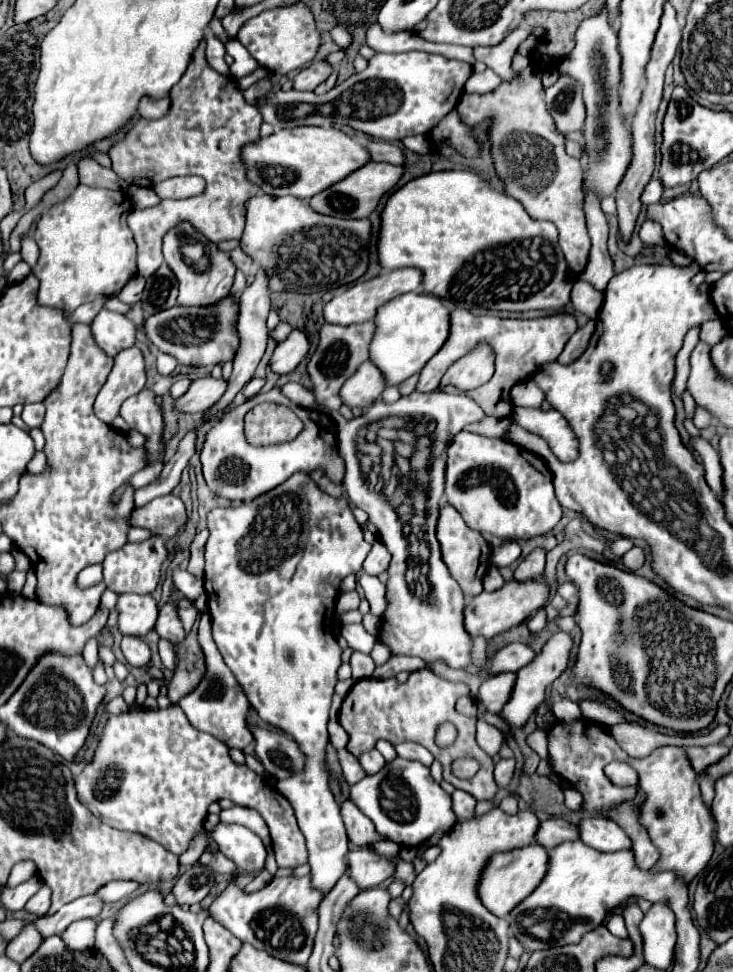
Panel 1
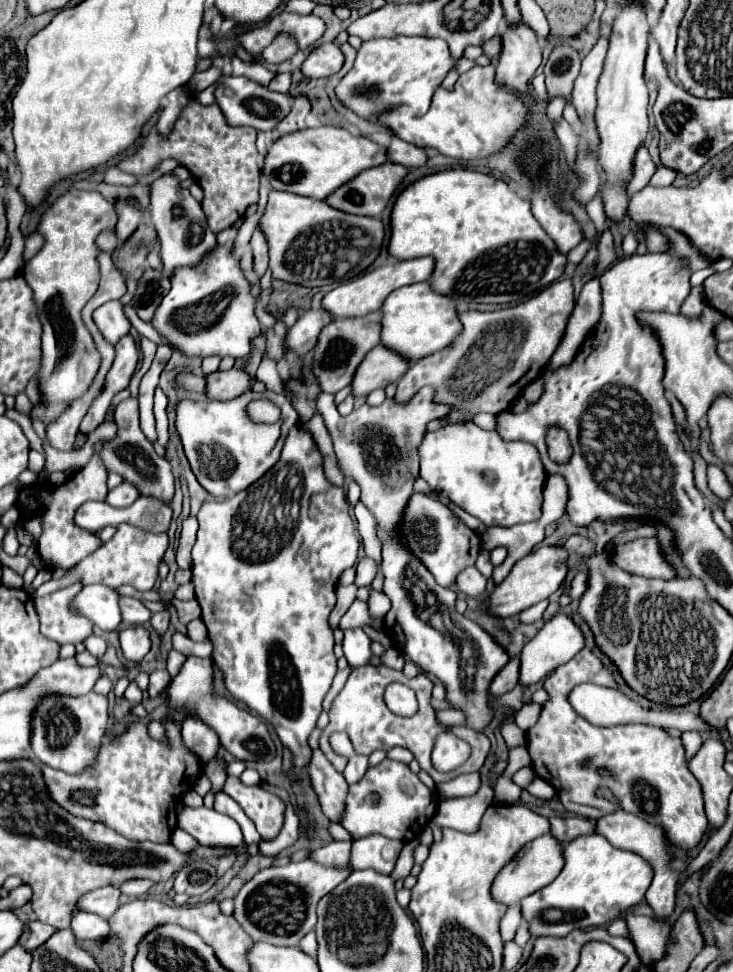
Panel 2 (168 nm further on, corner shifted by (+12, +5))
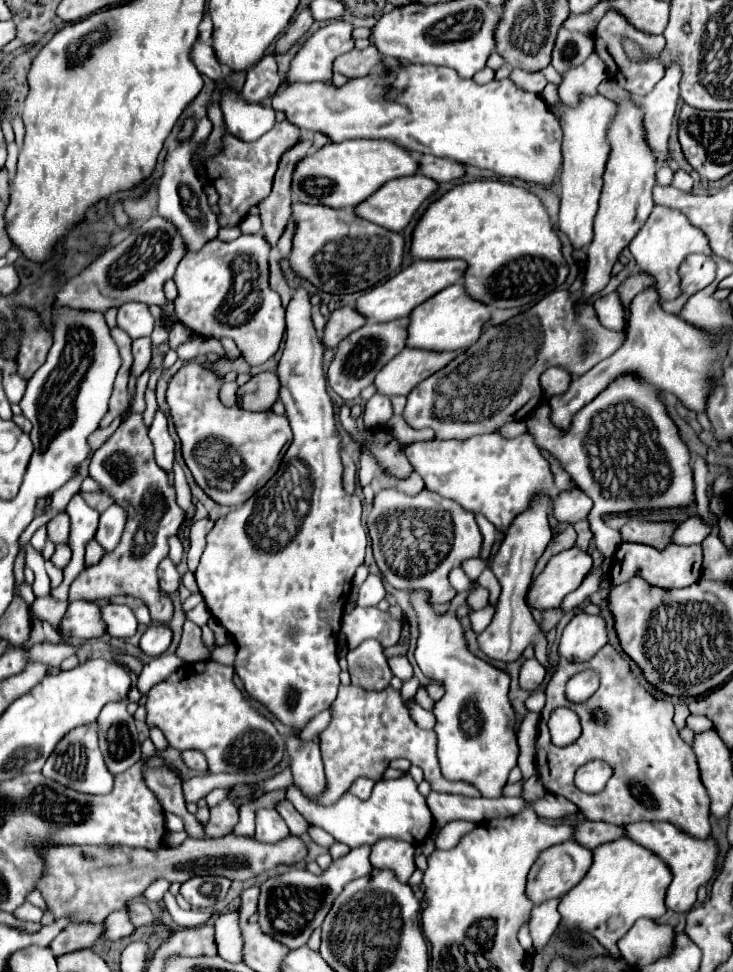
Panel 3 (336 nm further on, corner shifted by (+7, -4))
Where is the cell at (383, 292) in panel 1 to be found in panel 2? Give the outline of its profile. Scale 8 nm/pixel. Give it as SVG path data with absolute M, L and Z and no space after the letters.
M419 257L419 259L409 259L409 261L391 261L387 265L381 265L373 269L371 273L365 273L357 279L351 279L337 289L329 291L323 299L323 307L333 313L335 317L359 317L367 315L371 311L379 311L383 307L383 301L387 299L389 293L393 293L399 287L419 283L419 281L429 281L431 271L435 267L435 261L431 257Z

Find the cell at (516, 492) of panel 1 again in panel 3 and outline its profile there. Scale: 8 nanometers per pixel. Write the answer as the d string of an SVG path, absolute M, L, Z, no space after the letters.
M482 434L466 440L430 440L408 444L408 460L422 476L428 490L454 500L472 514L486 516L496 530L506 532L534 496L546 496L554 488L550 462L528 434L506 440L500 434Z

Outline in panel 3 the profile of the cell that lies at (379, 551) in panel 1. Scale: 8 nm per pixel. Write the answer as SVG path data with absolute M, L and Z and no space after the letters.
M368 574L366 582L360 586L360 592L358 592L358 606L376 606L384 596L386 596L386 590L384 590L382 578Z

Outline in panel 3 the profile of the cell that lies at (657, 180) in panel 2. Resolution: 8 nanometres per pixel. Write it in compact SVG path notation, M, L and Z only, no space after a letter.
M684 170L674 172L672 186L678 188L678 190L682 190L682 192L690 192L690 190L692 190L692 178L690 178L690 174L686 174Z

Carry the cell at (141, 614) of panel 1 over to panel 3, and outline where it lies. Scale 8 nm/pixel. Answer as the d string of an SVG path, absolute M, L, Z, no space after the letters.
M80 600L68 606L68 612L60 622L60 632L72 638L102 638L108 634L108 626L104 624L98 604Z

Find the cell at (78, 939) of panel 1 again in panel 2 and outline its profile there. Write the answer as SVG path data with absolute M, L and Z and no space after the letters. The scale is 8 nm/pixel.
M79 911L79 915L75 913L75 917L71 921L71 929L73 929L77 941L99 939L99 937L109 935L109 923L105 919L101 919L99 915L85 913L85 911Z

